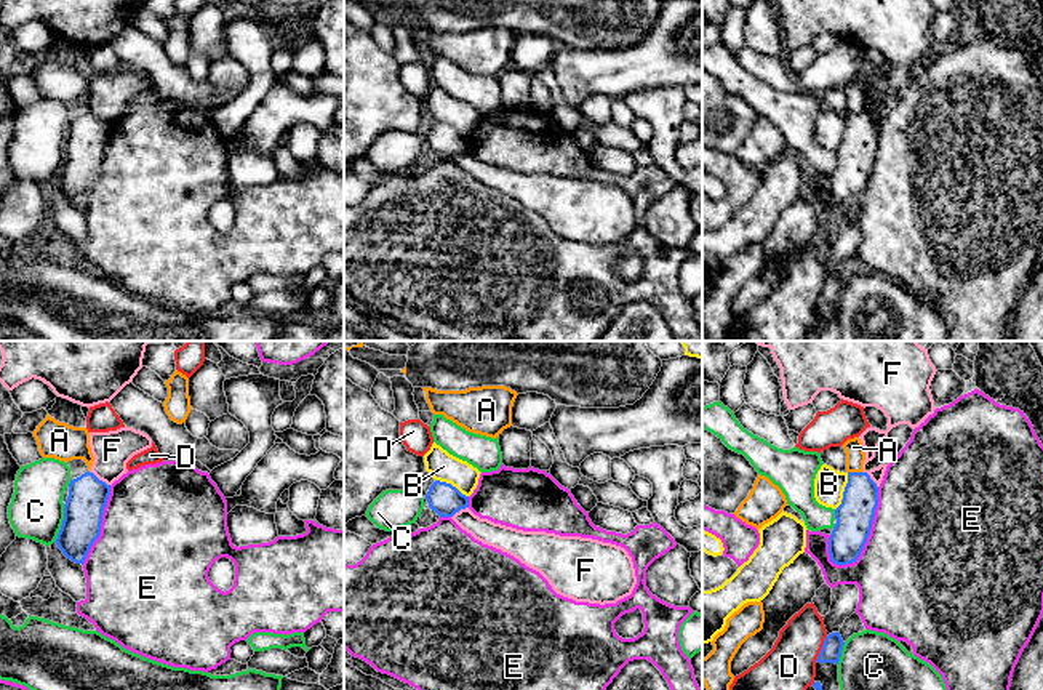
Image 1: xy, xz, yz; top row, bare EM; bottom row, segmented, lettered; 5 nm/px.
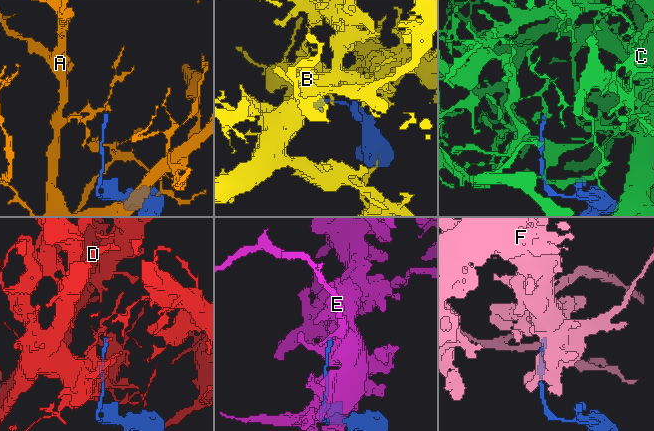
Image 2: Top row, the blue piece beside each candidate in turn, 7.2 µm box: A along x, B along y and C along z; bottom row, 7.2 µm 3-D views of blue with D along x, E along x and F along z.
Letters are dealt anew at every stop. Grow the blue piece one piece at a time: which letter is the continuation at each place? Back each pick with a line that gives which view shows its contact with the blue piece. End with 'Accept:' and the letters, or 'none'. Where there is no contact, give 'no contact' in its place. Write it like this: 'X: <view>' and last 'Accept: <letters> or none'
Accept: none

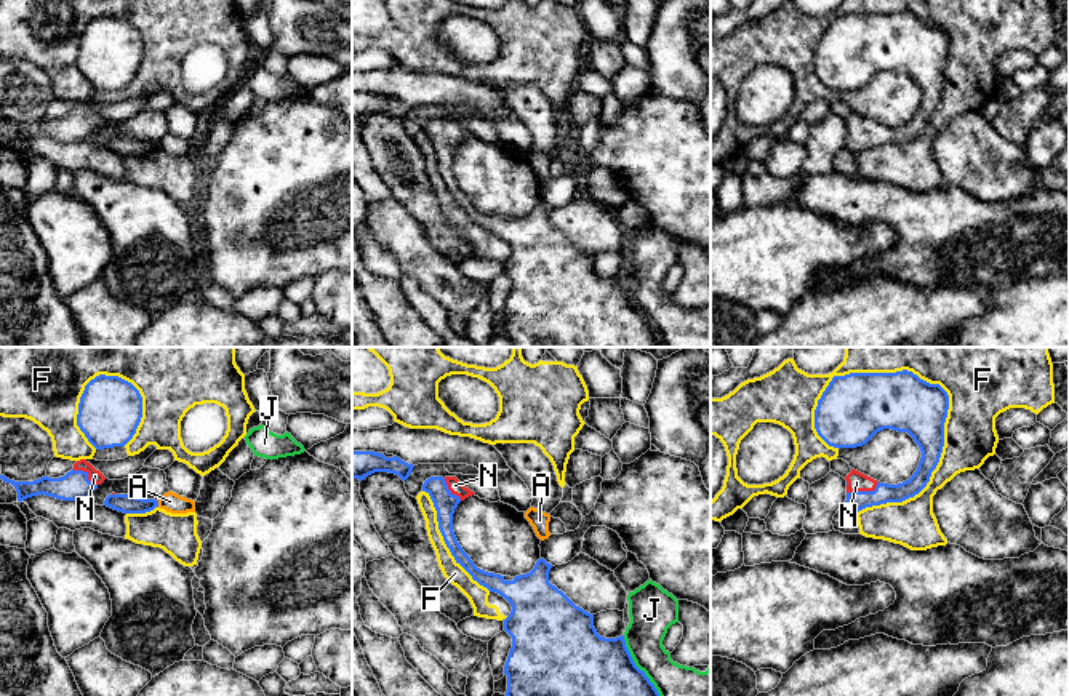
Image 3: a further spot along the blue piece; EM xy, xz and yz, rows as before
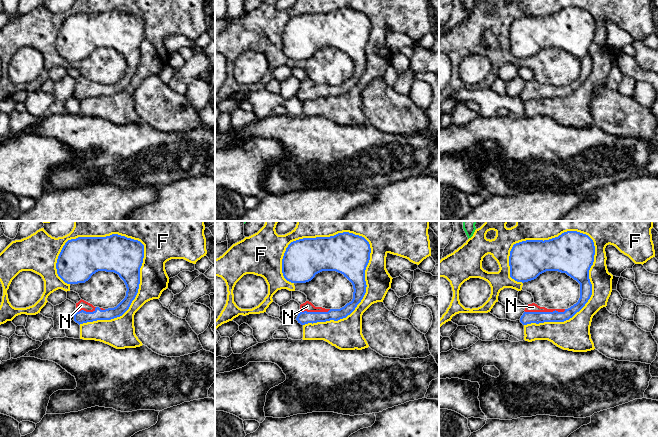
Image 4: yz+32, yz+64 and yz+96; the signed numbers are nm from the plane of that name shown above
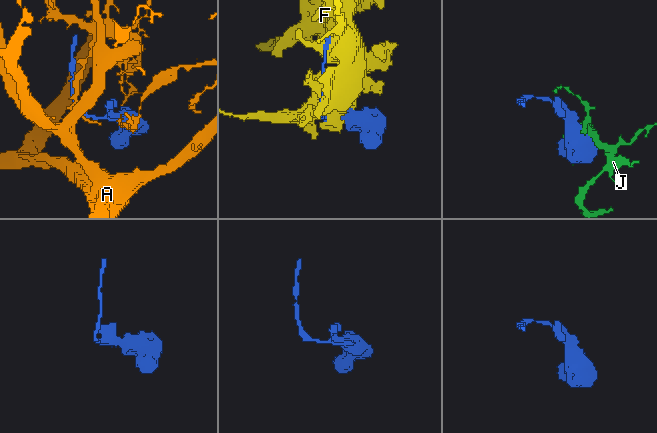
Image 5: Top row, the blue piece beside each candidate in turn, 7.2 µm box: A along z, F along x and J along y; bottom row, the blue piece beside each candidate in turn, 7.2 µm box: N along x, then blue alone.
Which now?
N: yz
Accept: N

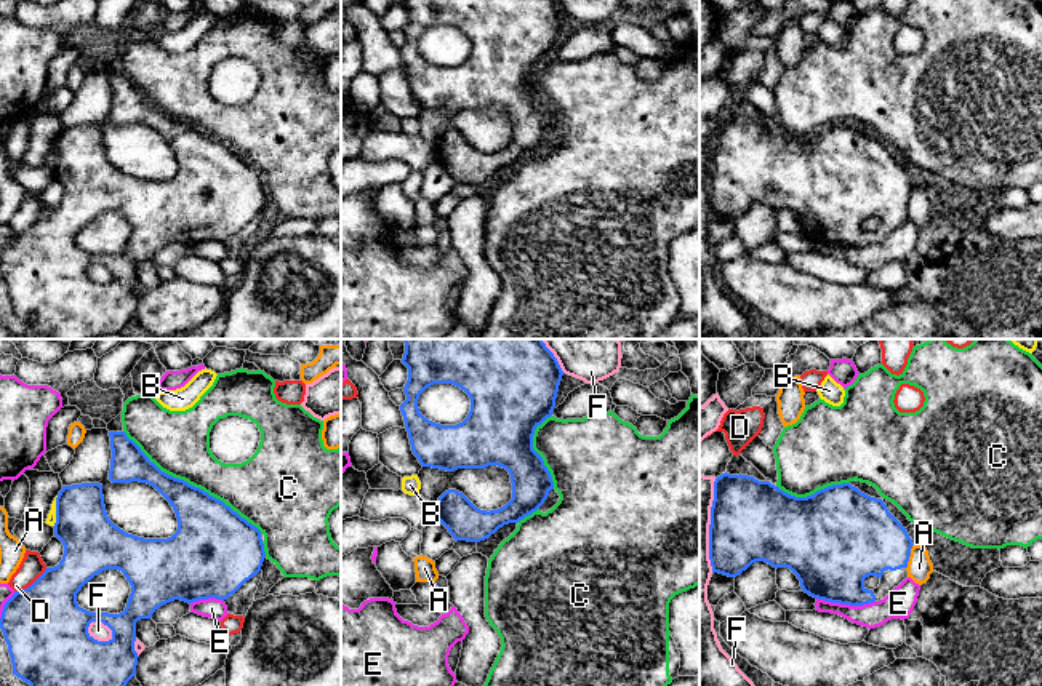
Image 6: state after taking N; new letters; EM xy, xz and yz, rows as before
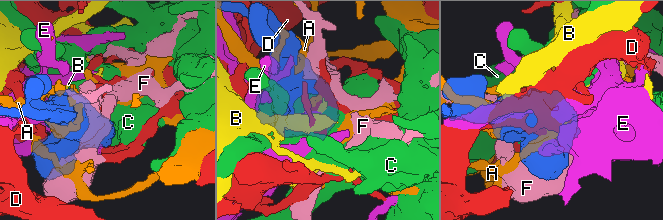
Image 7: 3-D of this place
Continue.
C: xy
Accept: C

